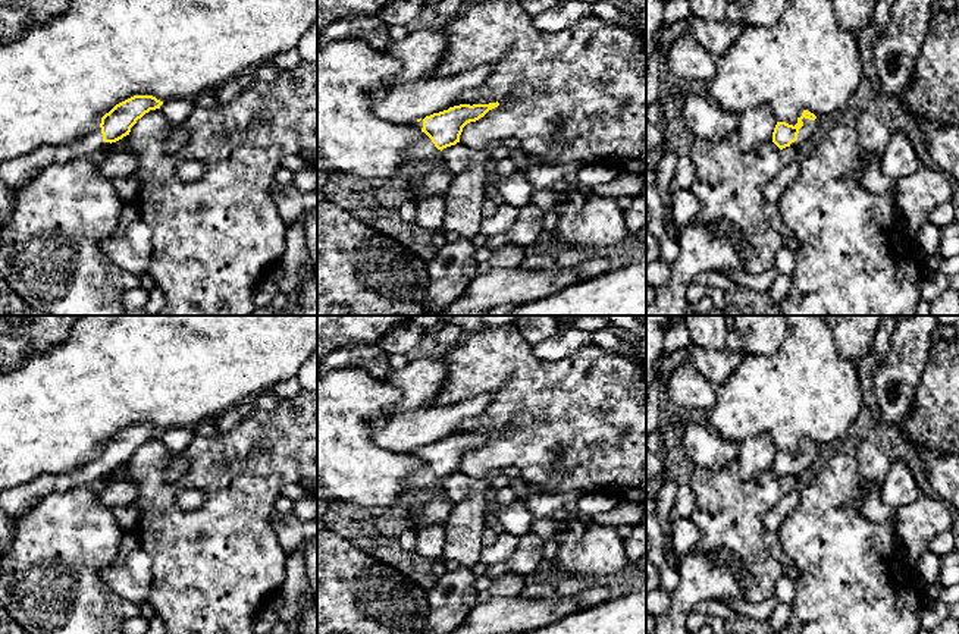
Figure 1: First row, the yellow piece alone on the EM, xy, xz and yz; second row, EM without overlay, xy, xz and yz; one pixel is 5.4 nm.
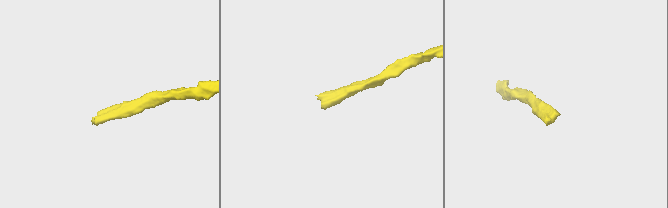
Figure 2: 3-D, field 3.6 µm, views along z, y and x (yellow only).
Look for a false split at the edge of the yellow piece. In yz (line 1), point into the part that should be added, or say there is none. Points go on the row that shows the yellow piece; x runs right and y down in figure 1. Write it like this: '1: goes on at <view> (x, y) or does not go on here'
1: goes on at yz (808, 134)

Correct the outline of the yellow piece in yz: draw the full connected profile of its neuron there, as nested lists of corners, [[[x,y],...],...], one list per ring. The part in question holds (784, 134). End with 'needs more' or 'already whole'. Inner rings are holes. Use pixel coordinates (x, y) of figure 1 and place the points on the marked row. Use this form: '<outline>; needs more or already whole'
[[[803,110],[799,113],[797,123],[795,126],[786,122],[777,122],[772,132],[772,142],[780,150],[792,147],[803,154],[814,145],[824,126],[825,122],[822,119],[808,110]]]; needs more

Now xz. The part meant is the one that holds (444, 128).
[[[498,101],[473,106],[460,104],[426,116],[421,128],[426,136],[413,142],[404,151],[404,158],[416,166],[438,161],[444,148],[460,142],[460,135],[467,123],[479,120],[498,106]]]; needs more

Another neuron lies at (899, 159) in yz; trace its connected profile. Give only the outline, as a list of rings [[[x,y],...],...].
[[[903,131],[891,134],[880,160],[883,175],[890,179],[909,176],[921,166],[919,157]]]

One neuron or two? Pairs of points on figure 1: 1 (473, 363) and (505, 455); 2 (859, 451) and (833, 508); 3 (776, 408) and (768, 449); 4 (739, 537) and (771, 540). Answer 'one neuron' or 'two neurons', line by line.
1: one neuron
2: two neurons
3: two neurons
4: two neurons

